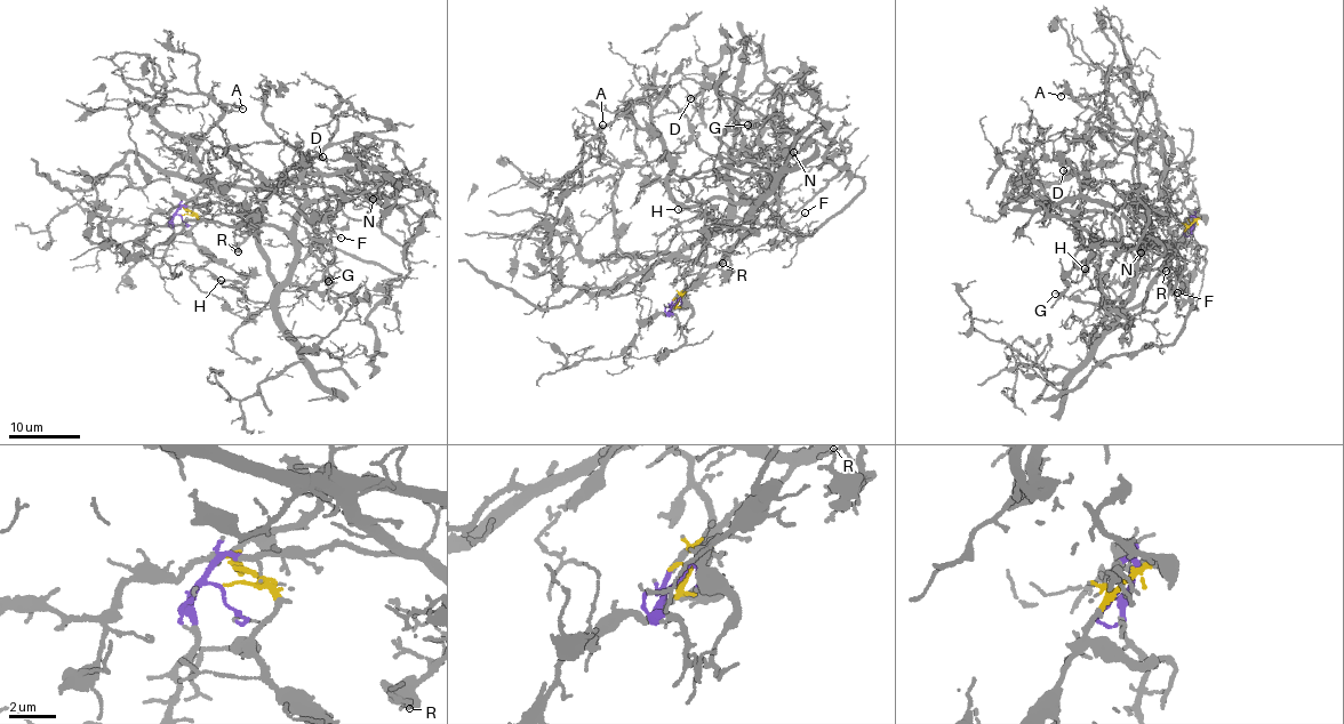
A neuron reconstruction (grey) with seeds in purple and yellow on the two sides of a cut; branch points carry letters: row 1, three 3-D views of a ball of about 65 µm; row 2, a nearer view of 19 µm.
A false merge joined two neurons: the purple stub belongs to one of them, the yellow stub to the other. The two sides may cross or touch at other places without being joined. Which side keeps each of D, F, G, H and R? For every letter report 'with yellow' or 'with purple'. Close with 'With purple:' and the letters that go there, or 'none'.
D: with yellow
F: with purple
G: with yellow
H: with purple
R: with purple
With purple: F, H, R

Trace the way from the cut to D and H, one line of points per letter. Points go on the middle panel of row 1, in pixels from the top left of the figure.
D: (673, 305), (686, 283), (674, 256), (717, 231), (729, 199), (727, 160), (703, 151), (681, 111), (690, 98)
H: (673, 305), (752, 223), (736, 231), (712, 228), (703, 206), (678, 208)

